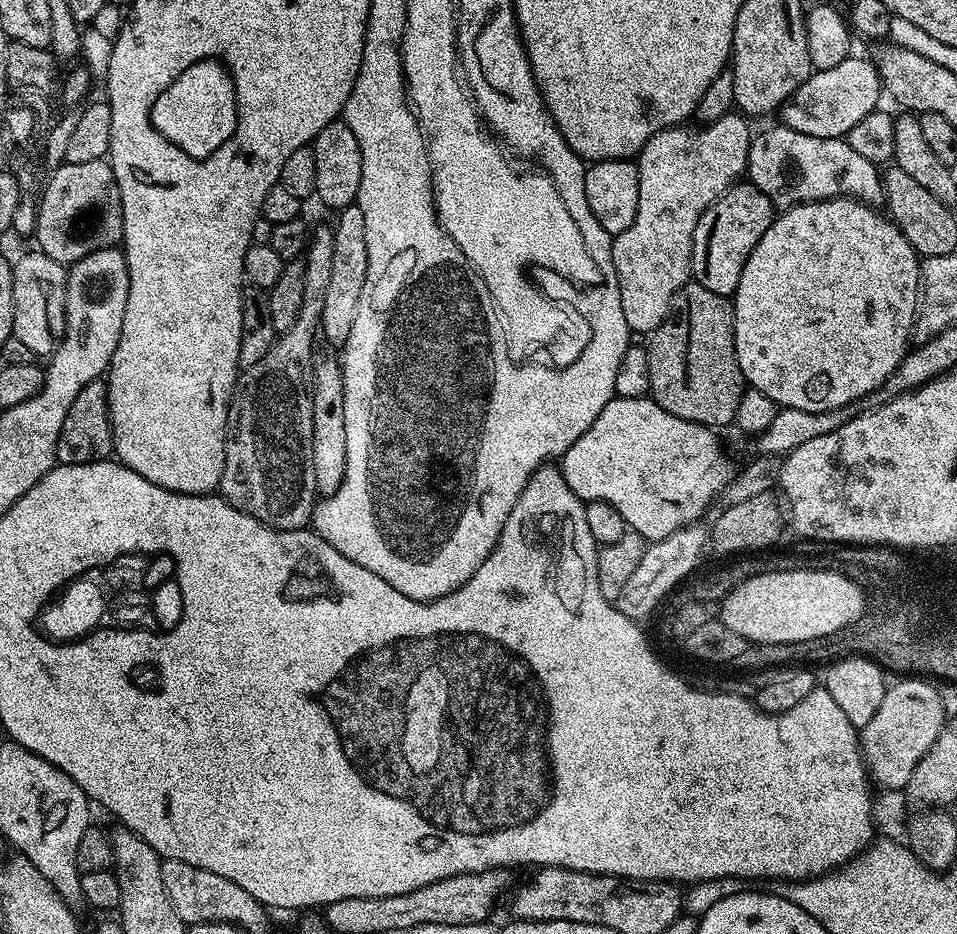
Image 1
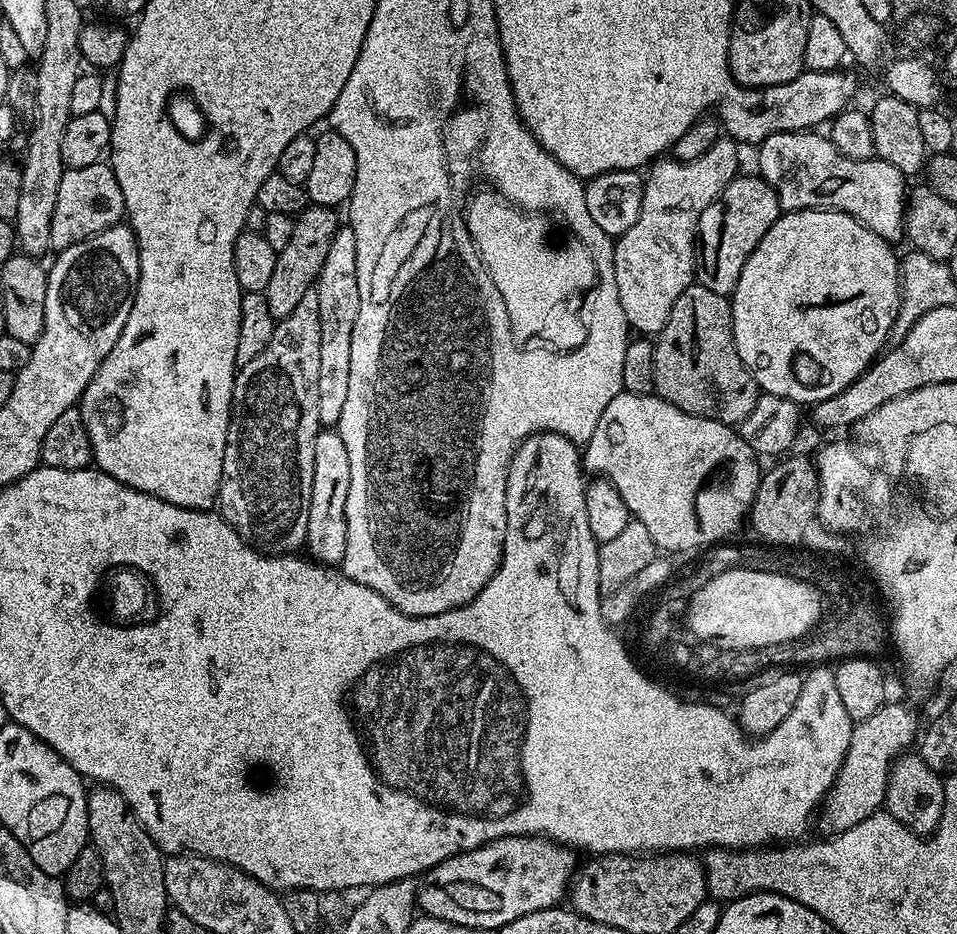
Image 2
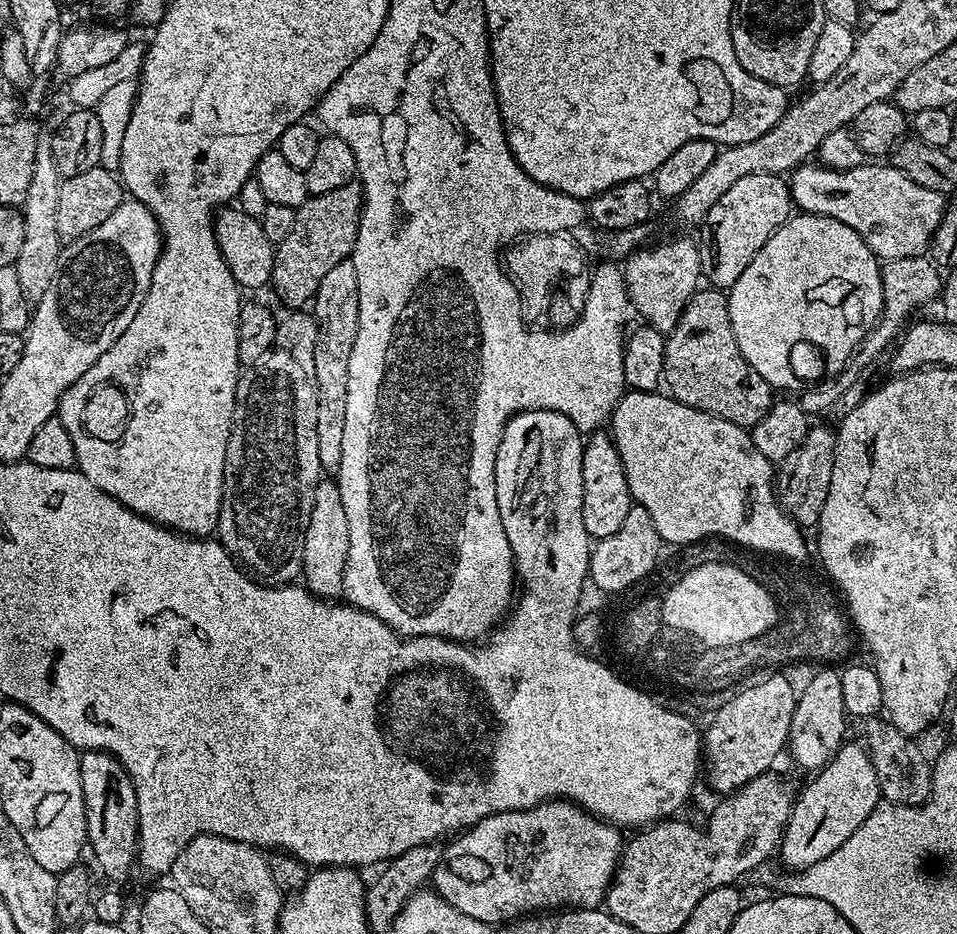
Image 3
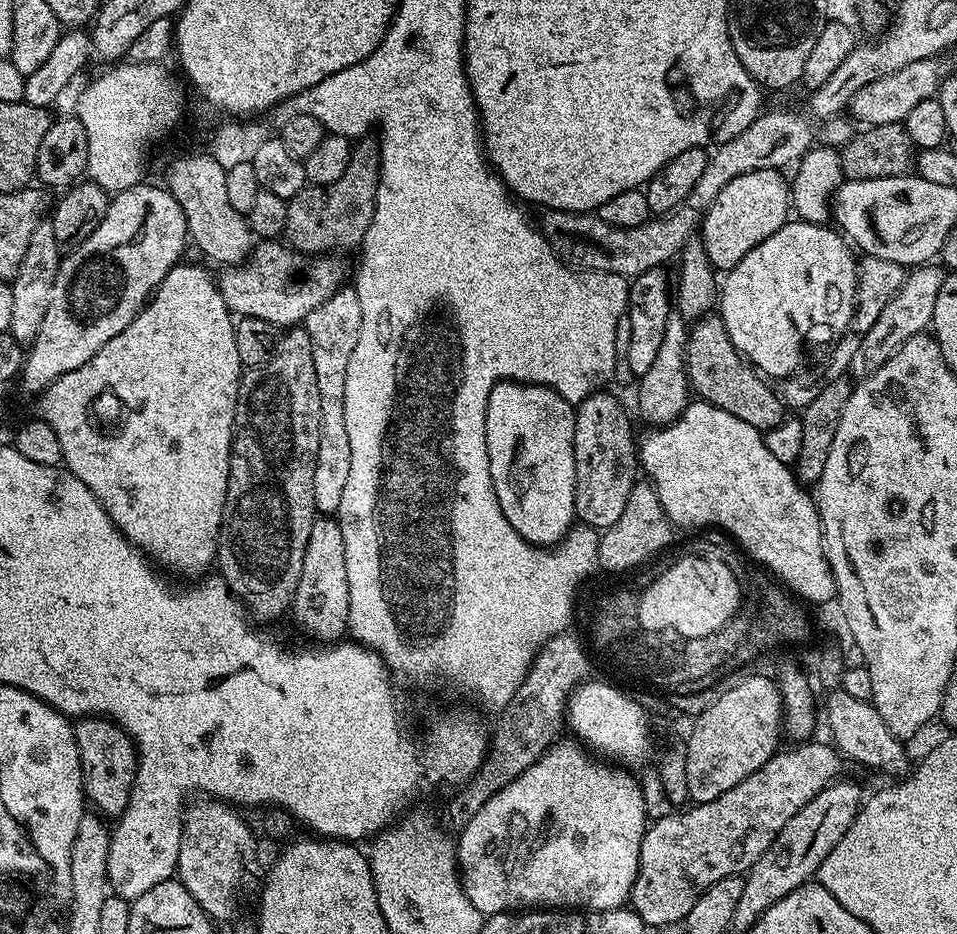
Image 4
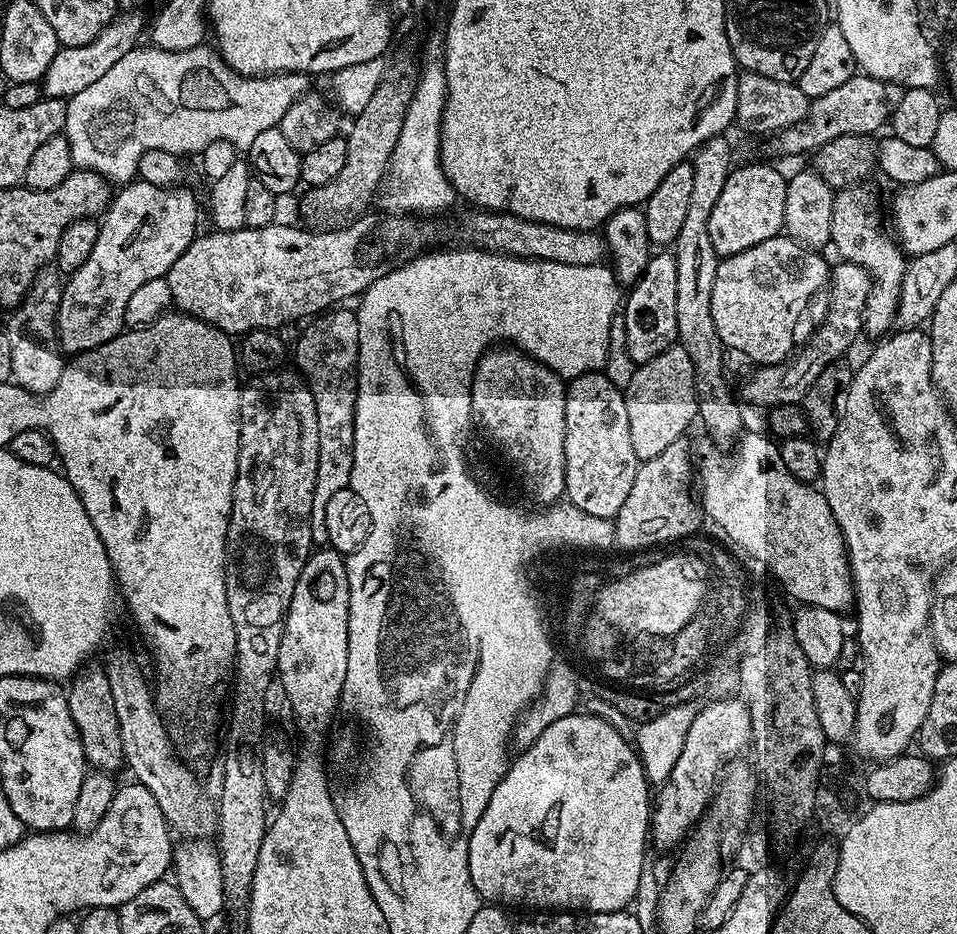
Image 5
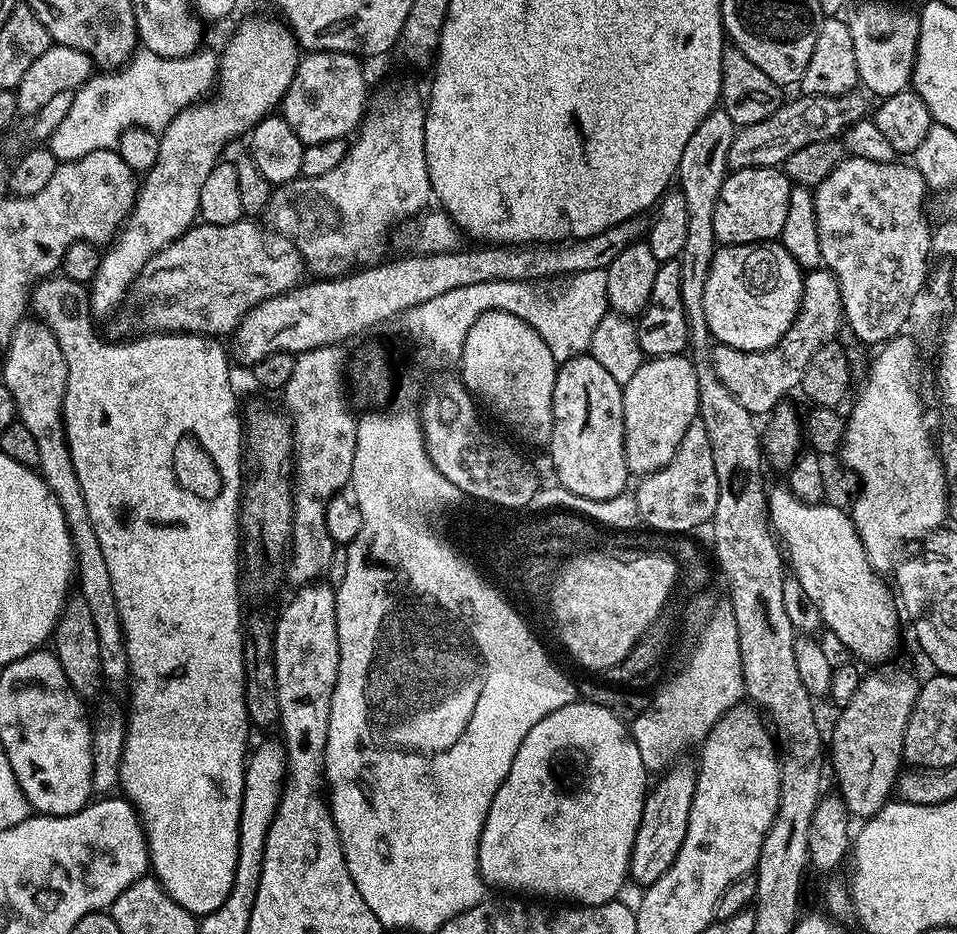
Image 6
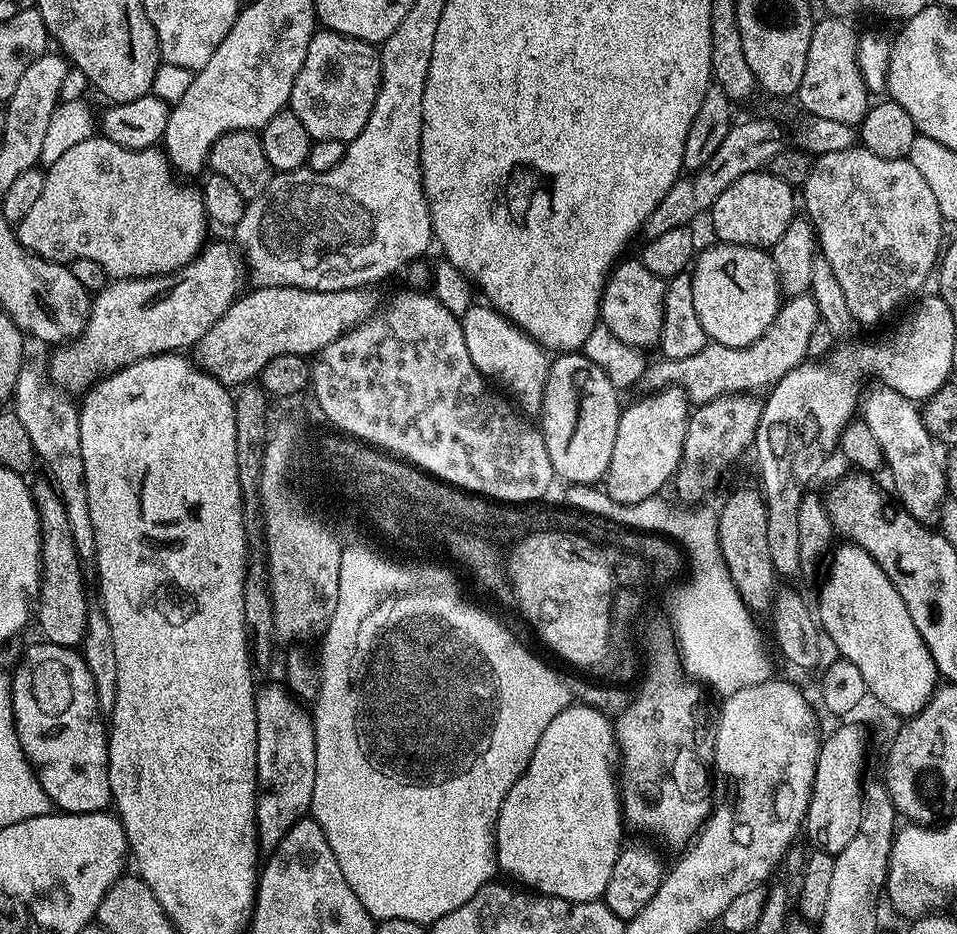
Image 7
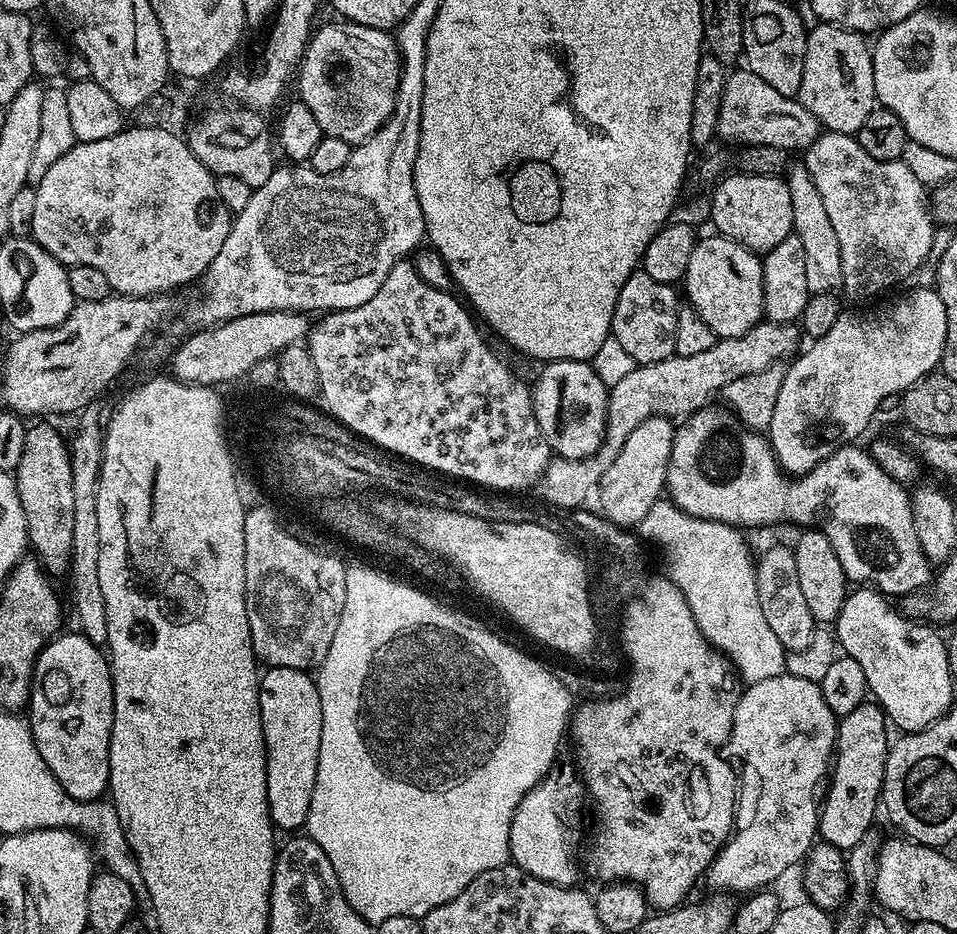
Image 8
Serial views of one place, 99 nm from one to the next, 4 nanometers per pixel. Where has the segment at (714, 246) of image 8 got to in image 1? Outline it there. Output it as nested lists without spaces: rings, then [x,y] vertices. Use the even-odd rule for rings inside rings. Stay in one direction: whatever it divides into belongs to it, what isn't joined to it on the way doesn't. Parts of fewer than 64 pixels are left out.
[[[837,196],[834,200],[819,200],[818,202],[810,202],[809,204],[796,204],[793,208],[783,209],[773,219],[772,225],[766,230],[766,234],[762,234],[762,238],[758,238],[758,246],[754,246],[754,250],[750,254],[750,258],[746,258],[746,266],[742,266],[742,278],[738,278],[738,286],[734,293],[734,323],[736,325],[736,353],[738,354],[738,362],[740,369],[744,372],[744,379],[751,387],[758,389],[762,394],[766,394],[766,398],[770,398],[780,408],[793,408],[794,410],[810,410],[811,412],[825,412],[826,410],[834,410],[835,408],[844,408],[851,405],[851,400],[858,400],[862,396],[869,397],[876,389],[880,388],[892,376],[894,370],[904,360],[910,351],[910,337],[912,335],[912,321],[916,318],[916,310],[918,307],[918,297],[920,294],[920,262],[921,257],[916,255],[915,250],[910,246],[910,242],[906,242],[906,238],[902,234],[902,230],[897,224],[892,223],[891,219],[883,211],[877,210],[873,205],[863,204],[860,200],[854,200],[847,196]]]

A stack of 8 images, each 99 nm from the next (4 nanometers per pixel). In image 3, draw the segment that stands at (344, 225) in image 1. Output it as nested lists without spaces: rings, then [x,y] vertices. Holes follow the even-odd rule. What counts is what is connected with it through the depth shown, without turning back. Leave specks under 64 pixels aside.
[[[349,258],[338,262],[322,278],[314,297],[316,345],[314,374],[318,382],[318,462],[328,474],[340,471],[342,433],[346,431],[346,382],[350,366],[350,350],[358,334],[358,270]]]

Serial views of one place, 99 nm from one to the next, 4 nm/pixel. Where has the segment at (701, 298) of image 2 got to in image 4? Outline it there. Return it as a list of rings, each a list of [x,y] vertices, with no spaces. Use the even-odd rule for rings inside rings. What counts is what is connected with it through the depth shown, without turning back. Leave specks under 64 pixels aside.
[[[709,314],[691,325],[684,361],[691,391],[699,399],[726,410],[726,414],[734,414],[742,422],[750,422],[750,426],[763,433],[785,420],[786,405],[777,389],[771,388],[771,383],[740,355],[719,315]]]

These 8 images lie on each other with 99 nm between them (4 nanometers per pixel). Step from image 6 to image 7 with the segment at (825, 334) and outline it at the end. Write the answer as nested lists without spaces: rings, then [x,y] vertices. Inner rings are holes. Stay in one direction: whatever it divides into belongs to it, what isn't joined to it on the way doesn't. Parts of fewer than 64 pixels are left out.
[[[810,294],[793,296],[781,305],[780,314],[776,317],[776,321],[754,342],[741,348],[709,342],[702,350],[698,350],[698,354],[690,354],[690,358],[682,358],[681,360],[657,359],[657,364],[651,363],[647,367],[642,379],[643,385],[646,384],[646,388],[650,390],[678,387],[696,406],[710,402],[719,396],[752,394],[760,390],[756,388],[771,389],[788,371],[794,370],[795,367],[805,362],[808,356],[807,342],[810,341],[811,331],[814,330],[814,326],[820,319],[820,312],[816,308],[816,300],[813,296]]]

